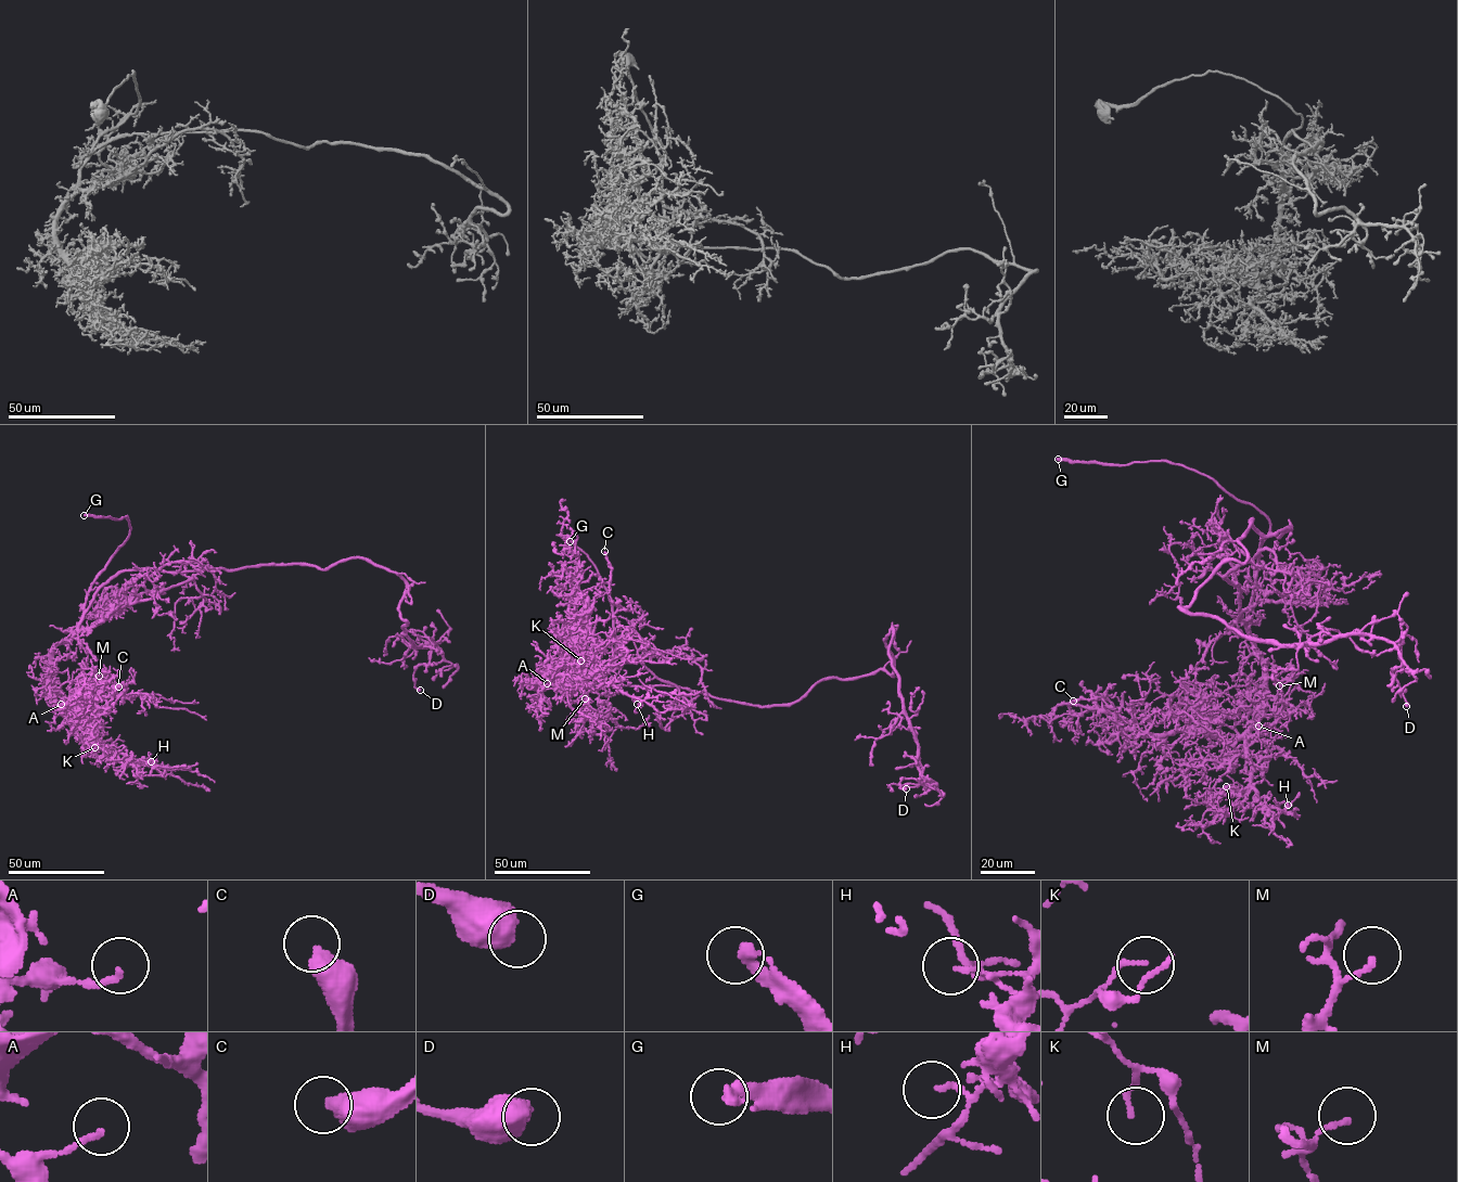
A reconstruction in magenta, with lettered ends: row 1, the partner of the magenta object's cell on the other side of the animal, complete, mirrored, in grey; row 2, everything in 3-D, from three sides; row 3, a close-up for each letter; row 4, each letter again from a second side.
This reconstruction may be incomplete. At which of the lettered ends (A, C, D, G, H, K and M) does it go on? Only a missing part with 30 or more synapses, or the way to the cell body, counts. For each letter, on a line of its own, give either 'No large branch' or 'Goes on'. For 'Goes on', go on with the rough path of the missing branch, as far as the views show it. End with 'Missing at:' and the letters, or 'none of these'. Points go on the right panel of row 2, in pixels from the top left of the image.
A: No large branch
C: No large branch
D: No large branch
G: Goes on
H: No large branch
K: No large branch
M: No large branch
Missing at: G

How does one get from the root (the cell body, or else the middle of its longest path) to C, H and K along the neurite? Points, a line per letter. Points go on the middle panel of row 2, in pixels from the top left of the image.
C: (719, 698), (676, 686), (590, 684), (562, 676), (535, 686), (575, 643), (587, 592), (609, 580), (604, 551)
H: (719, 698), (676, 686), (590, 684), (562, 676), (535, 686), (551, 675), (595, 678), (637, 704)
K: (719, 698), (676, 686), (590, 684), (562, 676), (535, 686), (567, 673), (575, 652), (580, 660)

